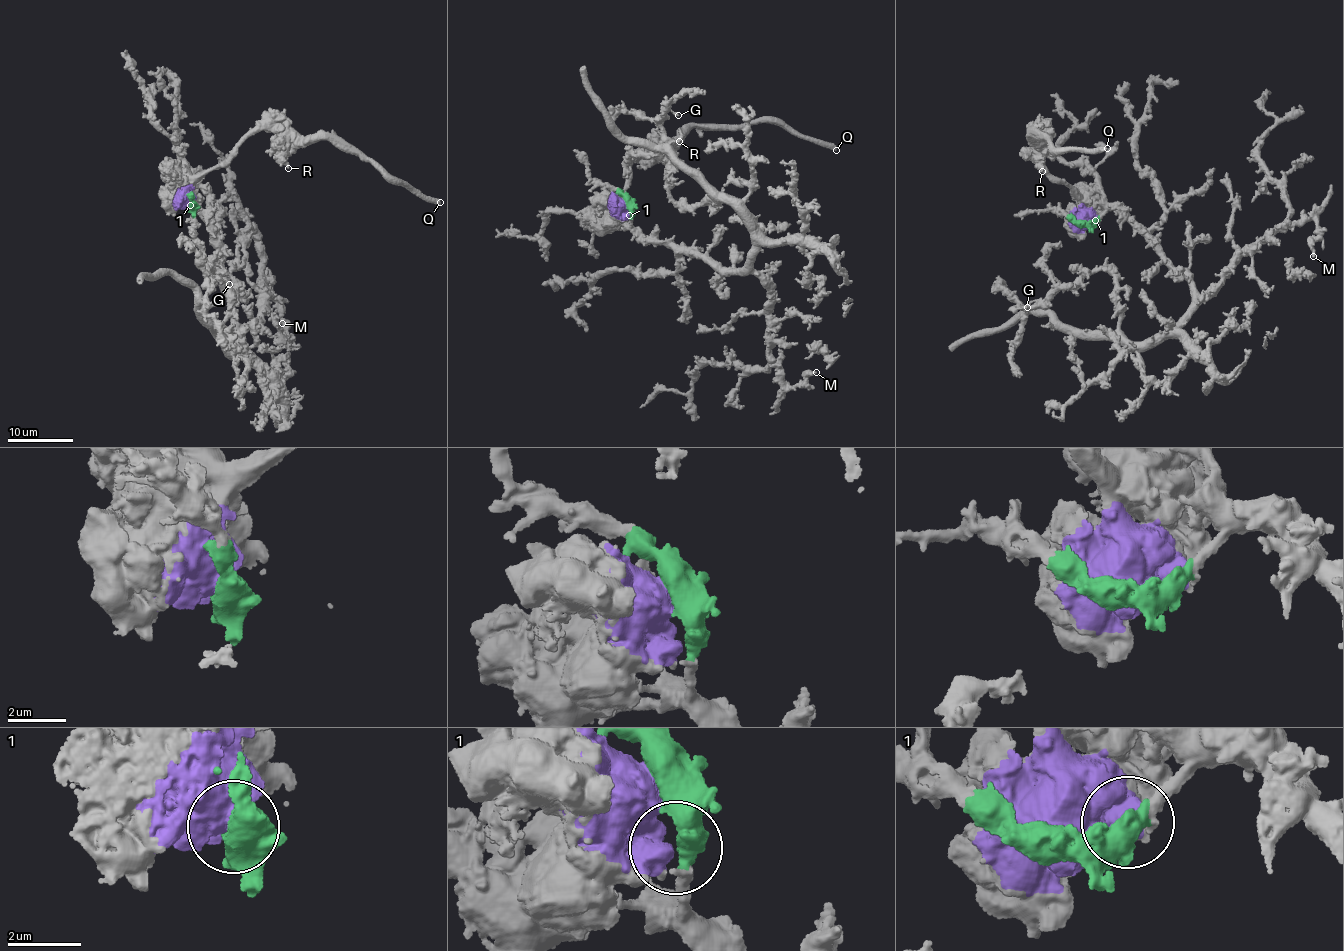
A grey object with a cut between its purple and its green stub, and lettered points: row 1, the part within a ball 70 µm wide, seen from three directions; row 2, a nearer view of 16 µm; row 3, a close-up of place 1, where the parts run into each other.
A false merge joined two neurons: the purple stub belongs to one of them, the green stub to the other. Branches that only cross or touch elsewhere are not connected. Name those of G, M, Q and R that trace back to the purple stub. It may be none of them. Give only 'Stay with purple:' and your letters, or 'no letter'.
Stay with purple: Q, R

